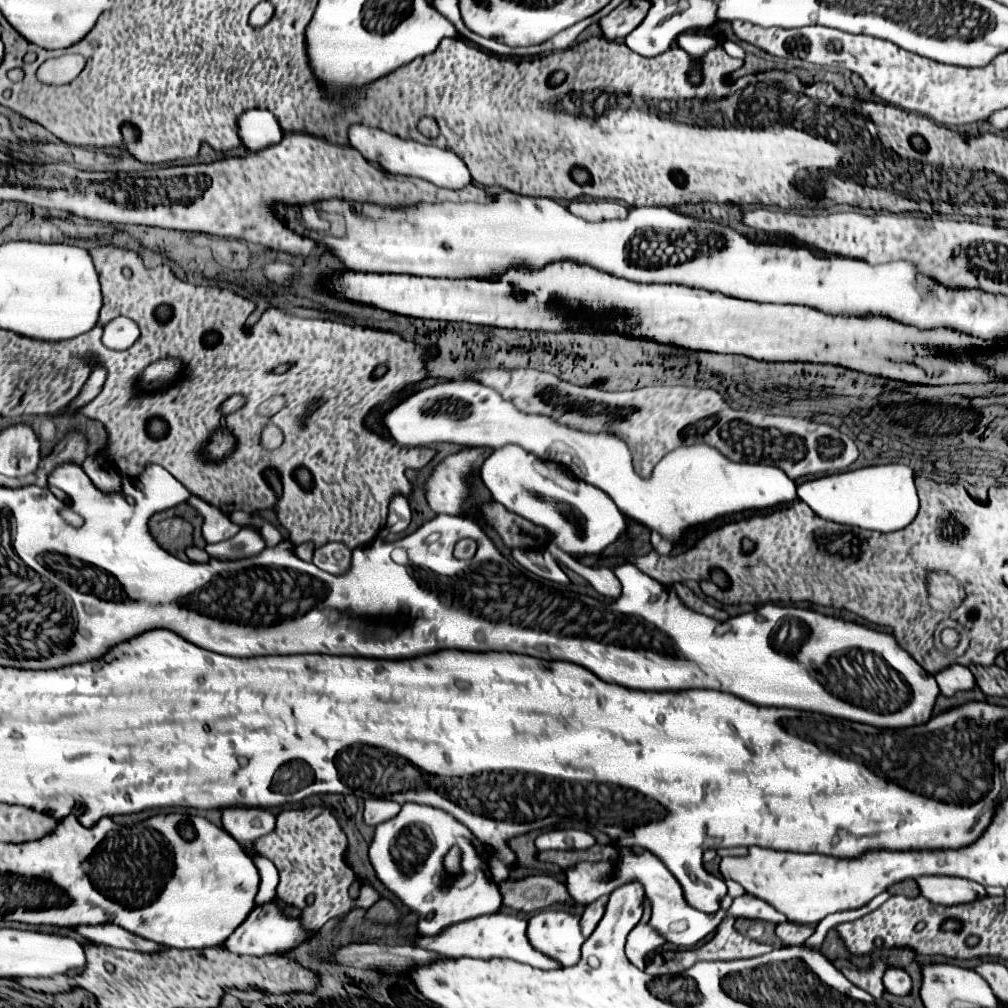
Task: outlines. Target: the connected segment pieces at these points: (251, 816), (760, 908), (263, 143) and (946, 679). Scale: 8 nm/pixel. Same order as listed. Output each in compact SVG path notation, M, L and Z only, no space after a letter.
M226 808L222 826L240 844L252 844L256 838L274 830L276 816L266 808Z
M750 894L734 898L734 904L730 906L728 914L736 916L736 918L744 916L744 918L754 918L754 920L768 920L768 922L774 922L774 924L786 922L784 914L780 914L768 902L764 902L764 900L756 898L756 896L750 896Z
M246 110L238 120L238 136L246 150L260 152L276 144L276 138L268 136L284 136L278 118L268 110Z
M952 664L946 670L940 670L936 674L936 682L944 696L952 696L956 690L972 690L976 684L974 674L962 664Z

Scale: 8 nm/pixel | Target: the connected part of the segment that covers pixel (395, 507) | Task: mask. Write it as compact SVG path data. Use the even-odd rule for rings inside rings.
M396 494L390 502L390 514L388 514L388 524L386 528L390 532L402 532L406 530L410 524L410 506L408 506L408 500L406 496L402 494Z

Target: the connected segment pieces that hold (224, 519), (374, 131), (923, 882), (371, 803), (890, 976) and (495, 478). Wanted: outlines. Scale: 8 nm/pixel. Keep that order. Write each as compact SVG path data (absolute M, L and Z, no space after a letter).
M190 496L188 502L204 518L202 536L204 536L204 540L208 544L216 544L220 540L228 540L228 538L232 538L240 530L240 526L236 526L234 522L230 522L230 518L226 514L222 514L218 508L210 506L208 502L204 502L204 500L196 498L196 496Z
M354 126L350 130L350 144L356 150L360 150L360 154L368 162L380 164L384 170L388 170L392 174L408 174L408 176L424 178L436 186L450 188L450 190L458 190L458 188L472 184L472 174L470 174L468 166L464 164L464 160L460 156L456 156L450 150L440 150L436 146L420 144L414 140L404 140L404 138L392 136L388 132L380 132L378 128L366 128L366 126Z
M918 876L916 884L926 900L942 906L954 906L960 902L966 904L986 894L984 886L950 876Z
M370 798L364 804L364 822L368 826L378 826L380 822L386 822L388 818L394 818L400 812L400 804L386 800L386 798Z
M888 968L884 972L884 986L886 986L888 992L892 992L896 996L904 996L904 994L910 992L912 980L903 968Z
M520 446L494 450L494 454L484 462L480 478L498 504L502 504L508 512L546 528L552 536L550 542L556 538L555 544L563 551L574 550L576 558L606 550L606 546L612 546L626 532L624 516L606 492L576 480L552 462L538 460Z

